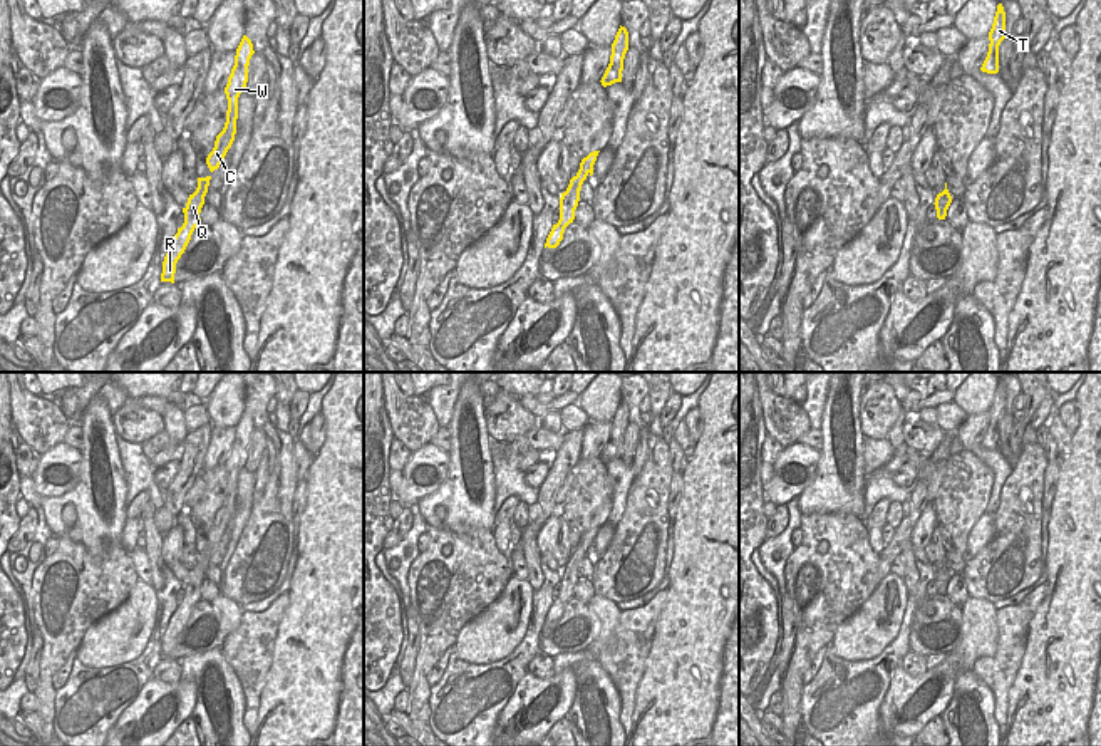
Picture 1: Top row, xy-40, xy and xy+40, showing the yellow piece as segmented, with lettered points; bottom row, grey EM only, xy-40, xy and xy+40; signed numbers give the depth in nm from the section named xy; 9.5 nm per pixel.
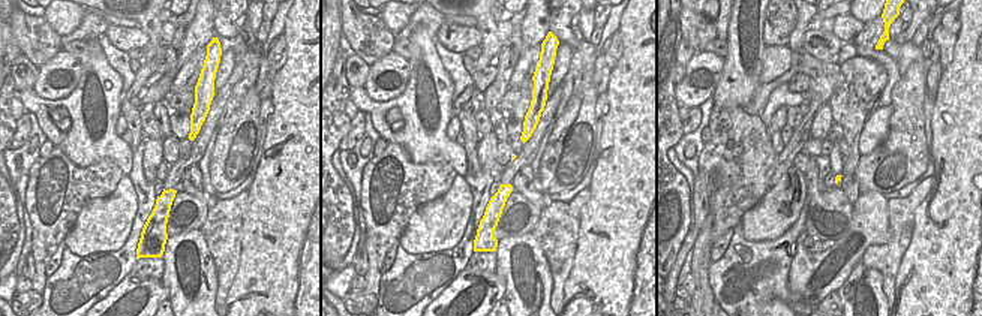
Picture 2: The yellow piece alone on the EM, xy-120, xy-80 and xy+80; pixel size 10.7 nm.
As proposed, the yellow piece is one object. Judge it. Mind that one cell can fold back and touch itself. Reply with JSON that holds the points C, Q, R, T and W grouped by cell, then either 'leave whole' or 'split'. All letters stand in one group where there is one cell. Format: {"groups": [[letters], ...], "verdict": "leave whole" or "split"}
{"groups": [["C", "Q", "R", "T", "W"]], "verdict": "leave whole"}

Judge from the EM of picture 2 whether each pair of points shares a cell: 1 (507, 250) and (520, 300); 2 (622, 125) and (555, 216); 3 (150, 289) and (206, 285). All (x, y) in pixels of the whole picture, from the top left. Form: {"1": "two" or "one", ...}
{"1": "one", "2": "two", "3": "two"}

